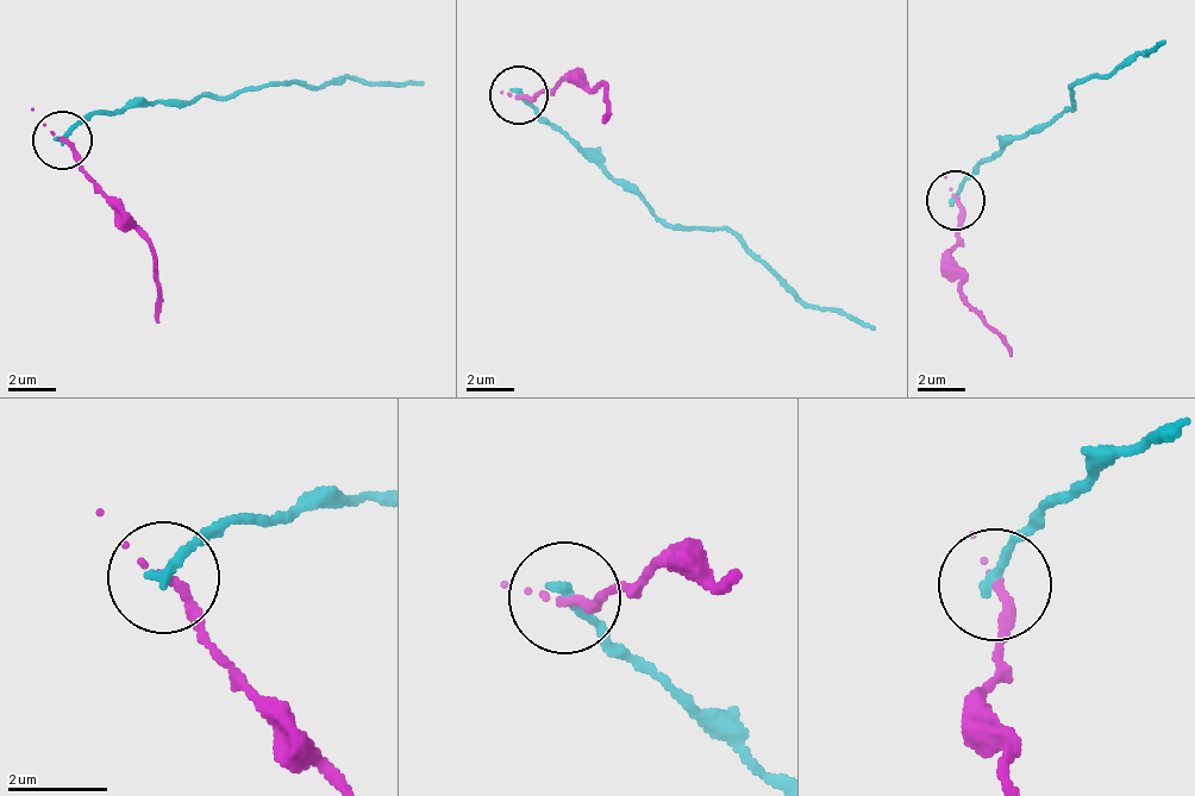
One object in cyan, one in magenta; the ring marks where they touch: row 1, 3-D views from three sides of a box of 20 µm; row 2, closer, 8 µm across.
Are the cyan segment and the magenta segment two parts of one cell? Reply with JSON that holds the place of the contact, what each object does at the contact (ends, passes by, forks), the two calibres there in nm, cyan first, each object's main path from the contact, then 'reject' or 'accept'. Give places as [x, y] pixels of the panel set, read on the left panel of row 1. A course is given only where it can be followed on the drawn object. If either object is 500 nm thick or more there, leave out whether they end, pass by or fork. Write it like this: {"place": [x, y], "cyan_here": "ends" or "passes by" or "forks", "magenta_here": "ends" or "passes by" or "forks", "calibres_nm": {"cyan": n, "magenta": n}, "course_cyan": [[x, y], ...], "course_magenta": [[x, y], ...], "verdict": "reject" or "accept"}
{"place": [62, 139], "cyan_here": "ends", "magenta_here": "ends", "calibres_nm": {"cyan": 220, "magenta": 200}, "course_cyan": [[61, 140], [97, 111], [276, 87], [325, 88], [350, 75], [421, 80]], "course_magenta": [[61, 140], [149, 246], [156, 324]], "verdict": "reject"}

